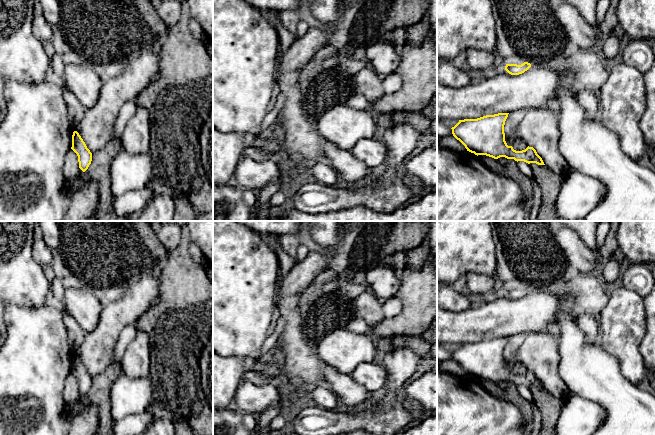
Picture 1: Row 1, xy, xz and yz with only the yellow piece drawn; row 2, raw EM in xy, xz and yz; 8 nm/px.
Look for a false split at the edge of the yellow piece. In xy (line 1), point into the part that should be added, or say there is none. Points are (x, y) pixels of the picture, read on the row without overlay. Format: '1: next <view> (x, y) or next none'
1: next none

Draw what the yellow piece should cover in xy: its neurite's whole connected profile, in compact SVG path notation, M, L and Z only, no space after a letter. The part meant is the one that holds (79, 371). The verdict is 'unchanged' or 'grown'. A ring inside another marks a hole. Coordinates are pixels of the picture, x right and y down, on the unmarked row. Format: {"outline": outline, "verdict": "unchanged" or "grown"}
{"outline": "M77 355L73 356L72 359L72 371L71 373L77 378L79 392L85 396L92 385L92 377L87 372L85 366Z", "verdict": "unchanged"}

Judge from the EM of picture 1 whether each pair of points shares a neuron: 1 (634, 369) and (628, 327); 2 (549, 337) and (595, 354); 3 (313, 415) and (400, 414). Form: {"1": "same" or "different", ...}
{"1": "same", "2": "different", "3": "same"}

